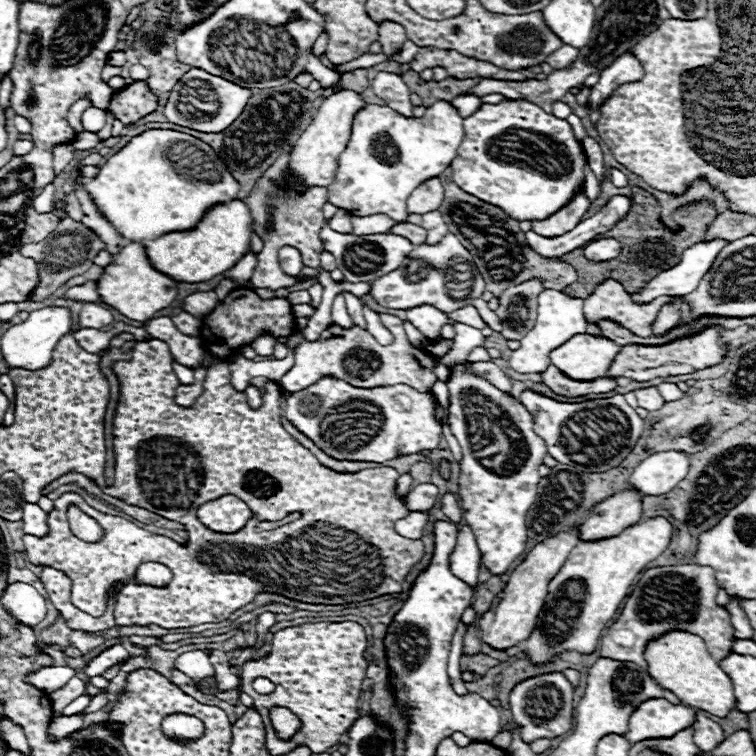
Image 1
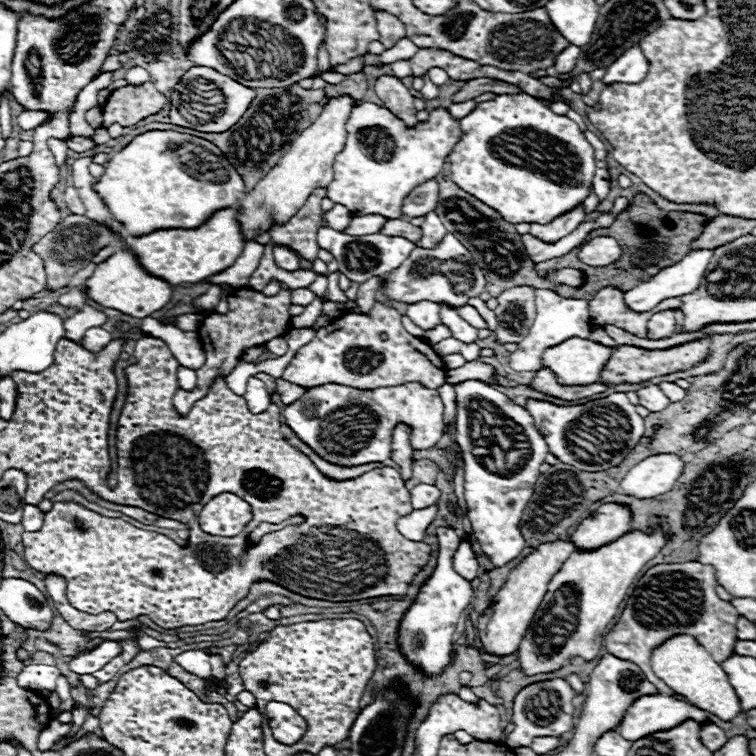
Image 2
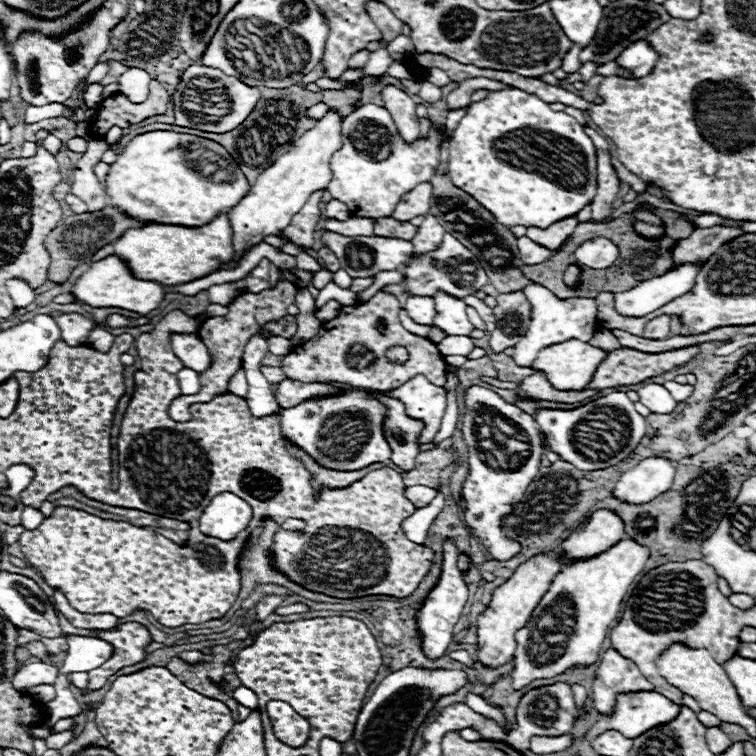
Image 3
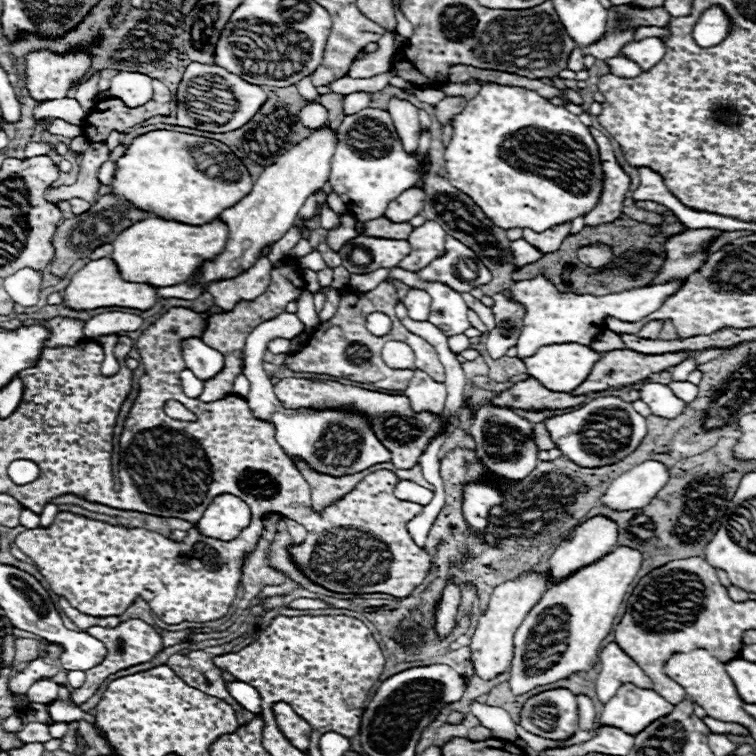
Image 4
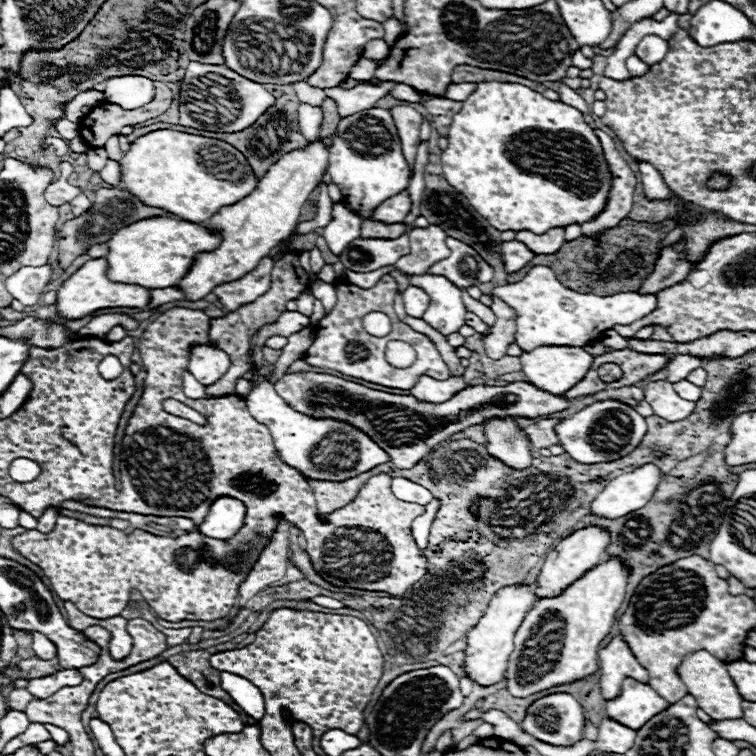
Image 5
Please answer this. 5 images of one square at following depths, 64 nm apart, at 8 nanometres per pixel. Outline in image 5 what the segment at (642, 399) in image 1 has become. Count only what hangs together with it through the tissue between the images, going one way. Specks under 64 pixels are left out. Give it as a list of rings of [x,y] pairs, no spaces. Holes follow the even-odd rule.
[[[658,380],[658,382],[650,382],[644,388],[644,400],[654,408],[654,414],[672,422],[684,420],[686,416],[690,416],[694,412],[694,402],[682,400],[670,382],[666,380]]]

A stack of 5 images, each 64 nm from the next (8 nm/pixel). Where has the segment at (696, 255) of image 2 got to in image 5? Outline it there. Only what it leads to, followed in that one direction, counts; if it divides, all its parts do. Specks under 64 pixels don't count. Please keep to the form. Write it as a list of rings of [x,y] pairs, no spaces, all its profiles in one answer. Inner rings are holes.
[[[534,266],[524,280],[498,286],[494,288],[492,296],[498,296],[516,310],[516,344],[524,352],[534,350],[536,346],[586,346],[588,342],[596,340],[598,334],[610,330],[614,324],[632,324],[648,316],[658,304],[658,294],[580,294],[576,290],[564,288],[548,266]]]

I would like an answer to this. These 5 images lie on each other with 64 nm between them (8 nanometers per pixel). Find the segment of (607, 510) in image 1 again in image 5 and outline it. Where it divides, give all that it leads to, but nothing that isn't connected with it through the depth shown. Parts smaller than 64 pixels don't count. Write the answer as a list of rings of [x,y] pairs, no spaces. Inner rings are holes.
[[[586,526],[580,528],[576,532],[572,532],[570,536],[566,536],[548,556],[546,562],[542,566],[542,572],[536,580],[536,596],[544,598],[544,596],[556,596],[560,594],[566,586],[570,586],[576,578],[580,578],[586,570],[590,570],[592,566],[600,564],[606,556],[606,548],[610,544],[610,532],[600,528],[600,526]]]

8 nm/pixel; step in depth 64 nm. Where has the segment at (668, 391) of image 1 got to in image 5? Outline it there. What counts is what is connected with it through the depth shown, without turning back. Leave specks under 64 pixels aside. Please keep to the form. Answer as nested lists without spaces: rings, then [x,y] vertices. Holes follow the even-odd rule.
[[[688,380],[676,382],[676,384],[674,384],[674,390],[676,390],[676,394],[678,394],[680,398],[690,400],[690,402],[696,402],[696,400],[700,398],[700,394],[702,394],[702,388],[696,386],[696,384],[692,384],[692,382],[688,382]]]

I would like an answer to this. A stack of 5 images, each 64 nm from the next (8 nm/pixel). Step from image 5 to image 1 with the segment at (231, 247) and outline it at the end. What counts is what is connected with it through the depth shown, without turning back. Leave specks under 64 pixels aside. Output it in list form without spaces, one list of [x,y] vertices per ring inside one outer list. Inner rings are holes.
[[[342,90],[338,94],[324,98],[316,118],[304,130],[304,134],[298,138],[292,150],[290,168],[296,178],[304,180],[308,186],[328,186],[334,182],[338,170],[338,156],[346,150],[346,144],[352,134],[352,120],[356,116],[356,110],[360,110],[364,104],[364,98],[352,90]]]

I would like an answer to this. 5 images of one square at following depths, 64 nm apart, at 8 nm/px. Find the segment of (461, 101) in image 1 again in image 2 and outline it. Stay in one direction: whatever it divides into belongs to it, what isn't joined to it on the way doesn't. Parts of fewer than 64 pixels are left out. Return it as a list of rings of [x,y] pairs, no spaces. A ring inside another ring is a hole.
[[[474,100],[454,102],[454,104],[450,104],[450,114],[460,120],[460,118],[464,118],[464,114],[470,114],[474,108],[476,108],[476,102],[474,102]]]

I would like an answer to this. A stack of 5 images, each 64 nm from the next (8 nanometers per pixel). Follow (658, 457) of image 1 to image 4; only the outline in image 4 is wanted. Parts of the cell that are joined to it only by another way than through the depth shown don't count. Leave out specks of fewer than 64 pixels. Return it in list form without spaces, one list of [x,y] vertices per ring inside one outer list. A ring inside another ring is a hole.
[[[642,462],[618,476],[602,496],[602,504],[614,510],[636,510],[646,506],[670,480],[670,470],[662,462]]]

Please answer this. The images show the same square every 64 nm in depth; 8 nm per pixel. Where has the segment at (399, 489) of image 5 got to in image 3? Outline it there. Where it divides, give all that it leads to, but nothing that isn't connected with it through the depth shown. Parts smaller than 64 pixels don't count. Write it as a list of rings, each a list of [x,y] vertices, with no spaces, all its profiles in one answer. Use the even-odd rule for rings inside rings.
[[[410,486],[410,488],[406,488],[406,498],[410,498],[410,502],[416,508],[428,506],[436,498],[436,494],[438,494],[438,490],[428,488],[428,486]]]

